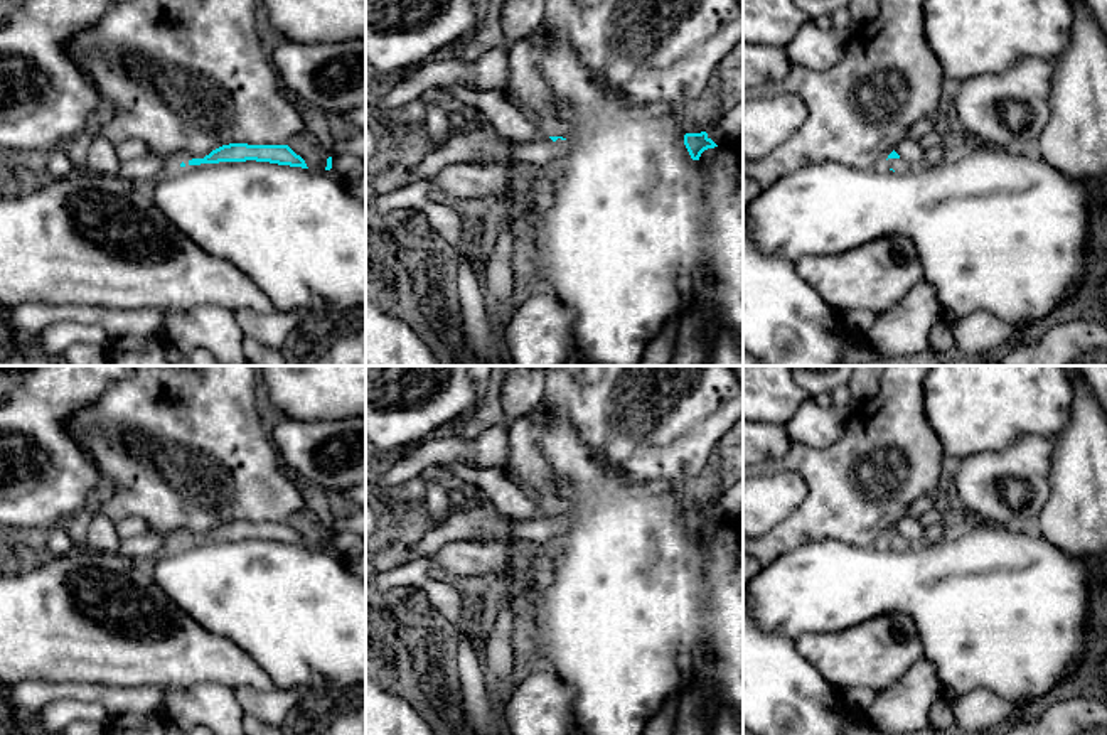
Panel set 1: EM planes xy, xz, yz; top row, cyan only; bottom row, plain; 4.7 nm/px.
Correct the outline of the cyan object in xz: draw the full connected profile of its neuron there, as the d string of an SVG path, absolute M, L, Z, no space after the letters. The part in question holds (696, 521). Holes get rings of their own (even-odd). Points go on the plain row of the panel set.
M743 479L731 486L716 502L708 504L706 509L686 511L684 523L691 536L699 538L704 528L738 521L741 514L743 514Z

